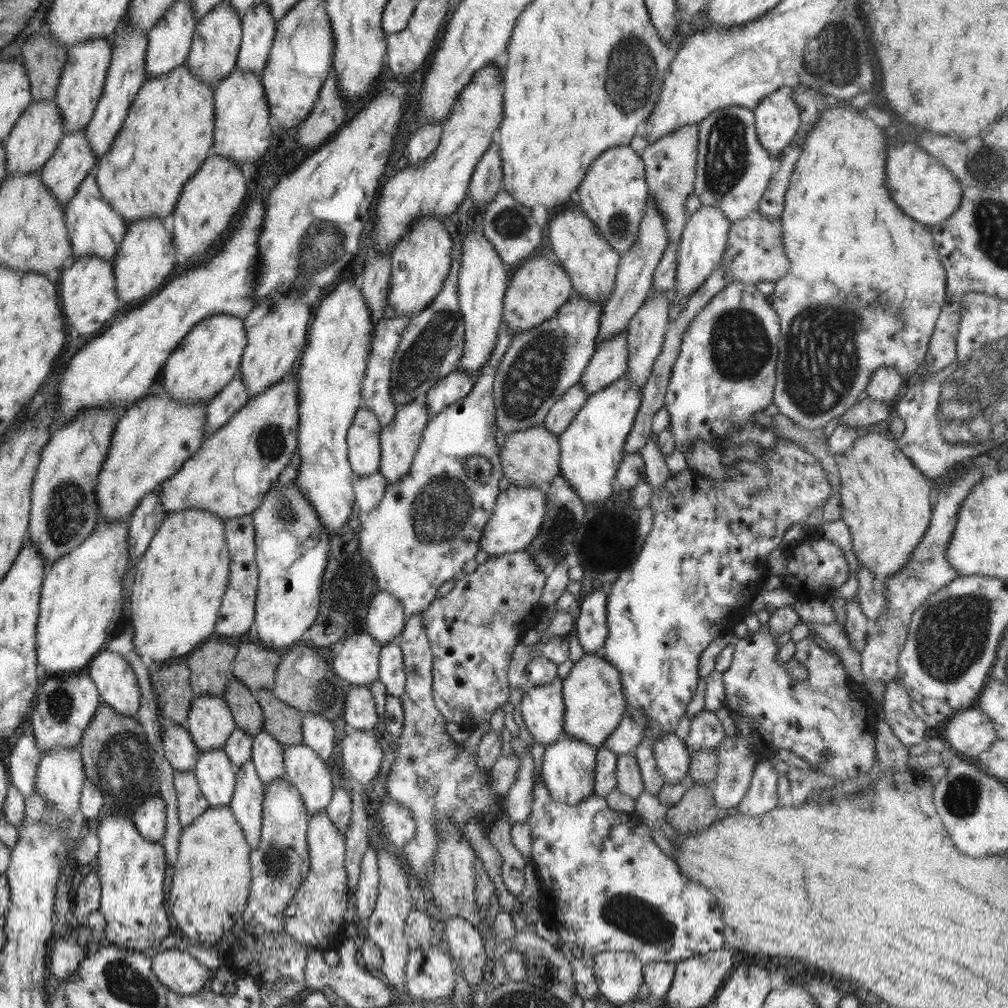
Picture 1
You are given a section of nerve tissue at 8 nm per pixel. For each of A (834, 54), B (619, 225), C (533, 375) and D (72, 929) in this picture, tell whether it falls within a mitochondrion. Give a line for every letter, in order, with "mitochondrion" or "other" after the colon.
A: mitochondrion
B: mitochondrion
C: mitochondrion
D: other

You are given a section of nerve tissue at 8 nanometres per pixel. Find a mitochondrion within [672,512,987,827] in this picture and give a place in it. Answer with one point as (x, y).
(962, 795)

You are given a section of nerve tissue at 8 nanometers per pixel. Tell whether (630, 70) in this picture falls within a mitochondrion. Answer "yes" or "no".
yes

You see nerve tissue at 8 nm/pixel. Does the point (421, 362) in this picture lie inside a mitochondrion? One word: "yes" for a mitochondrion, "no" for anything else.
yes

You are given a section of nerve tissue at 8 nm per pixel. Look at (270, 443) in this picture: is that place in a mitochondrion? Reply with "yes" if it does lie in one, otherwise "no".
yes

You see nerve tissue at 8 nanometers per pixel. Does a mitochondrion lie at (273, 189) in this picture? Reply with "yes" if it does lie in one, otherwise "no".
no

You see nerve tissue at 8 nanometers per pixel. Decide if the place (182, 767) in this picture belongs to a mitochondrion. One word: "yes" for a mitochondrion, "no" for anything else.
no

